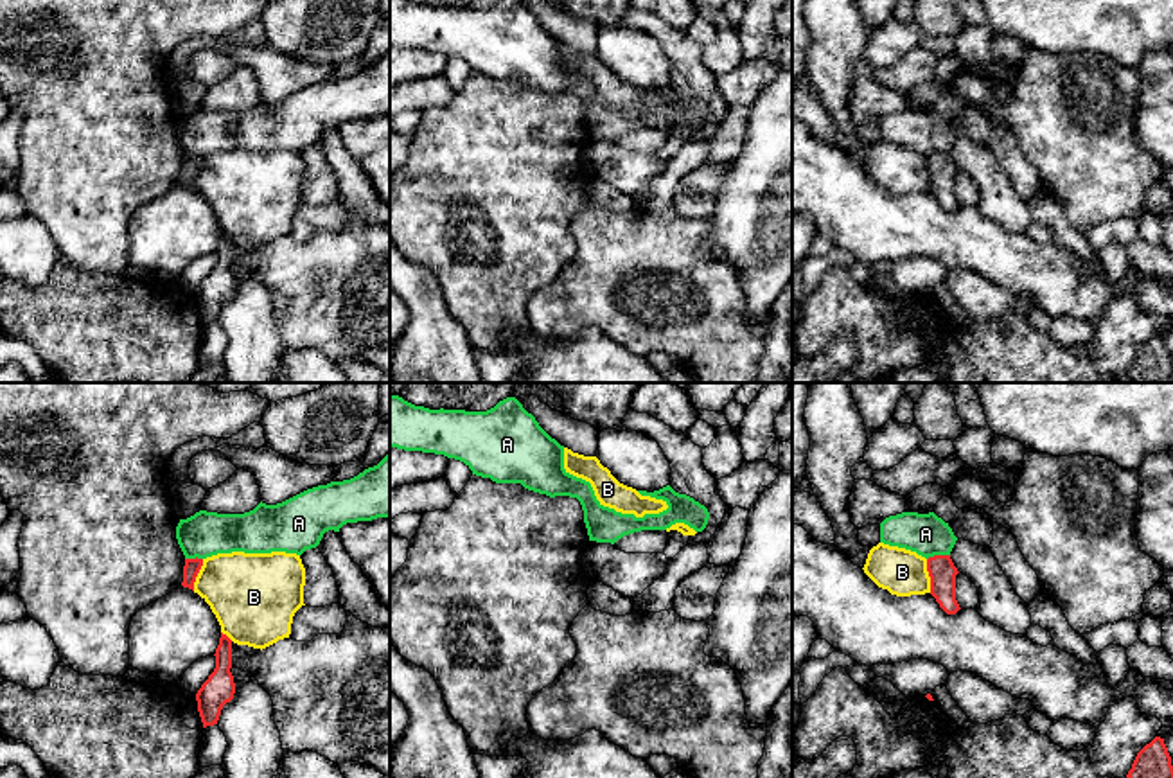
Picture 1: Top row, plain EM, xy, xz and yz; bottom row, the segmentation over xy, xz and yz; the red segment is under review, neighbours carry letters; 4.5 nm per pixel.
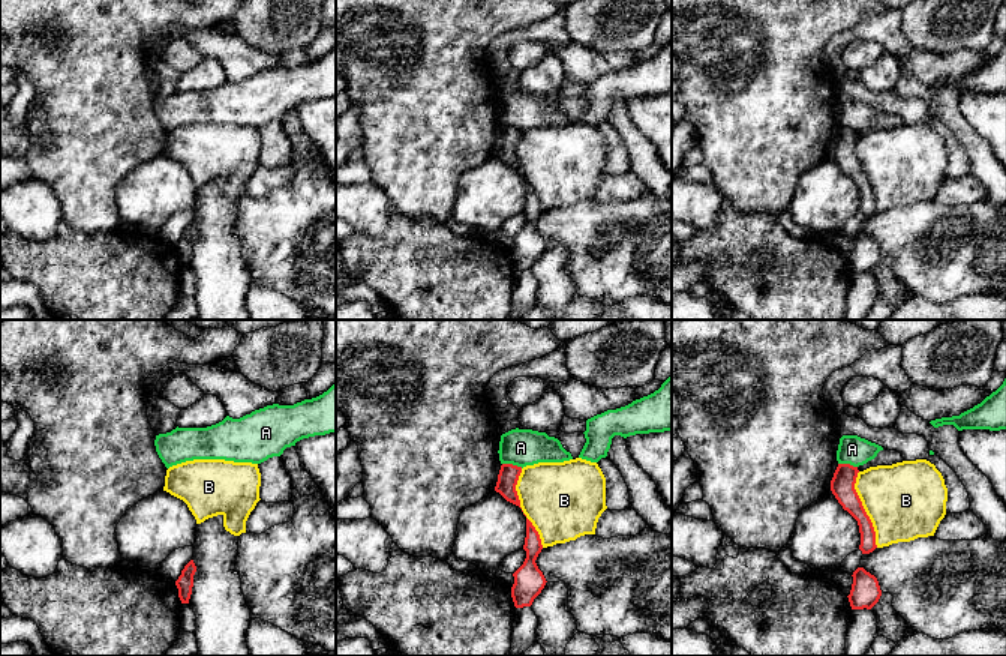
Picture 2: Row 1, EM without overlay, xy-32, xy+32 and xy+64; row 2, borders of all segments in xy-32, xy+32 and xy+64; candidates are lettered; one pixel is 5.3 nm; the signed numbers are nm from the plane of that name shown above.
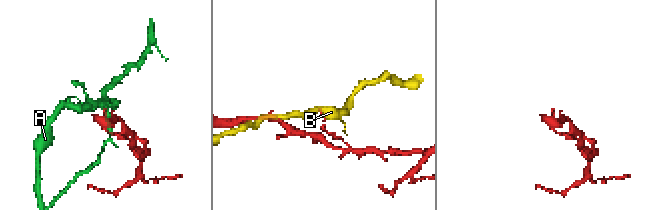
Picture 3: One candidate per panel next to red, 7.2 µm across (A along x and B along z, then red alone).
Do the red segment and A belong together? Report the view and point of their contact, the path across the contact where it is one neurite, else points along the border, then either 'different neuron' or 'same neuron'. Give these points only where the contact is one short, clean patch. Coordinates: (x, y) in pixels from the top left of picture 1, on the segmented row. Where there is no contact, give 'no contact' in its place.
yz (938, 556) | along yz (949, 554), (934, 554), (927, 559) | different neuron

